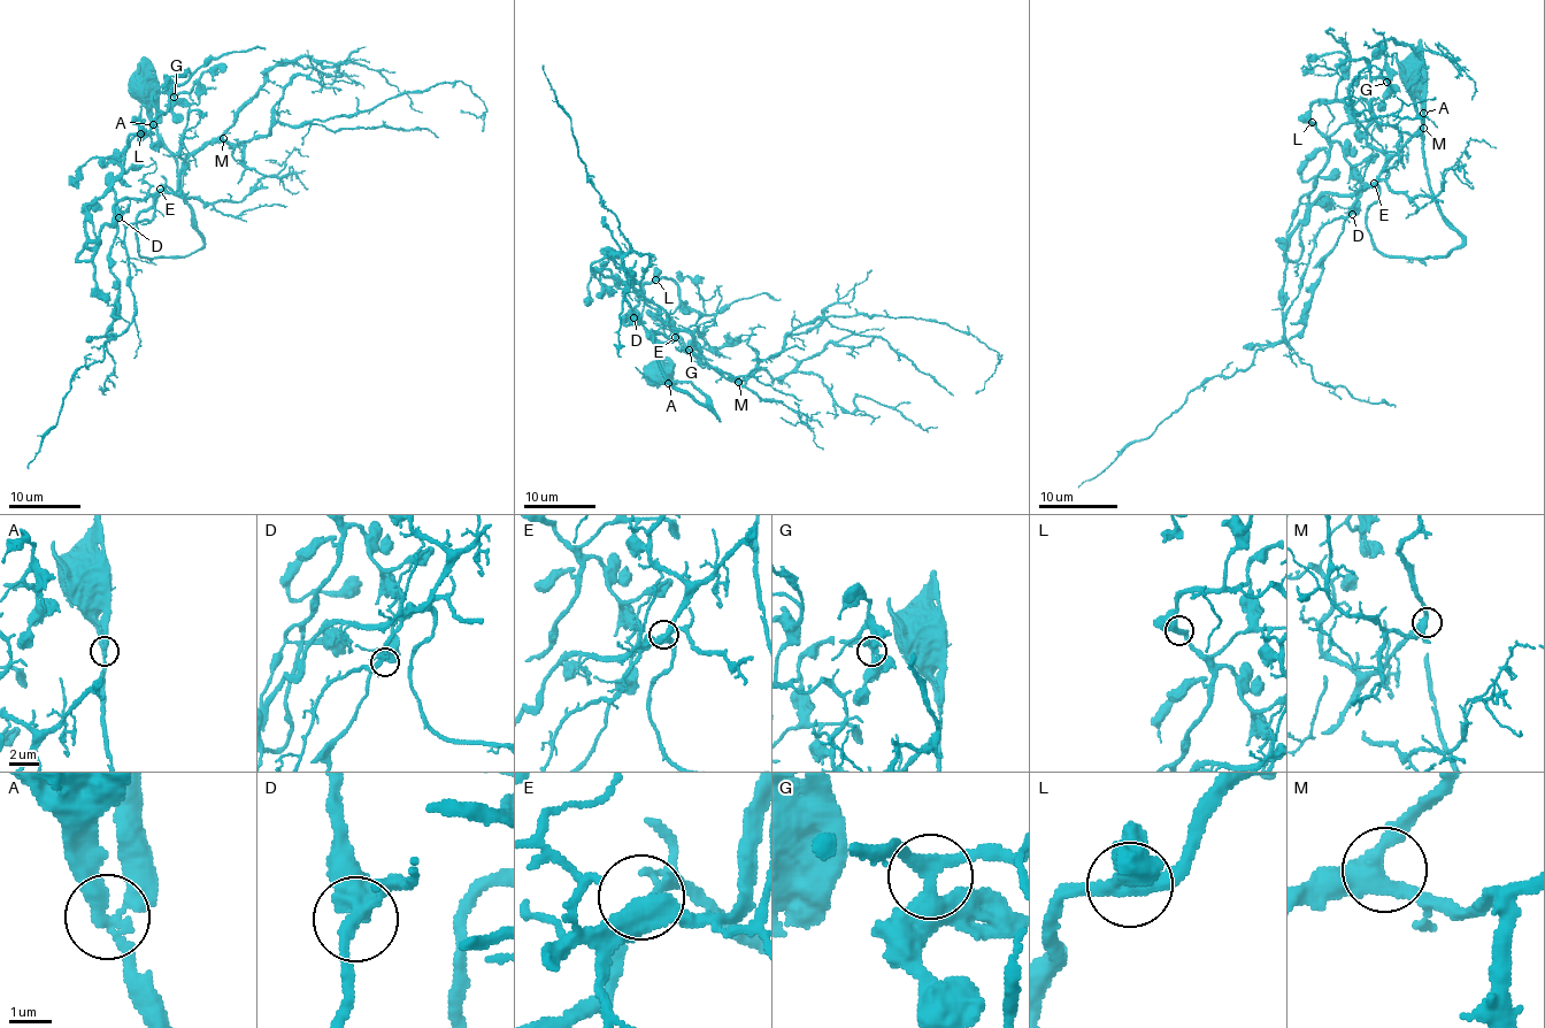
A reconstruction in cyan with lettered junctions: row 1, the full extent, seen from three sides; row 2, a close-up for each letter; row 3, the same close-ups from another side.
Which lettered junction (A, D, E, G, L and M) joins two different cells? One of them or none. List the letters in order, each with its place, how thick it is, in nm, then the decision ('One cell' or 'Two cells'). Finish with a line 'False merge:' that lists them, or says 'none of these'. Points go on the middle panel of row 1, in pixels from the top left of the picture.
A: Place: (668, 383). Thickness 280 nm. One cell
D: Place: (633, 317). Thickness 420 nm. One cell
E: Place: (675, 337). Thickness 320 nm. One cell
G: Place: (689, 350). Thickness 340 nm. One cell
L: Place: (655, 279). Thickness 360 nm. One cell
M: Place: (738, 382). Thickness 400 nm. One cell
False merge: none of these

